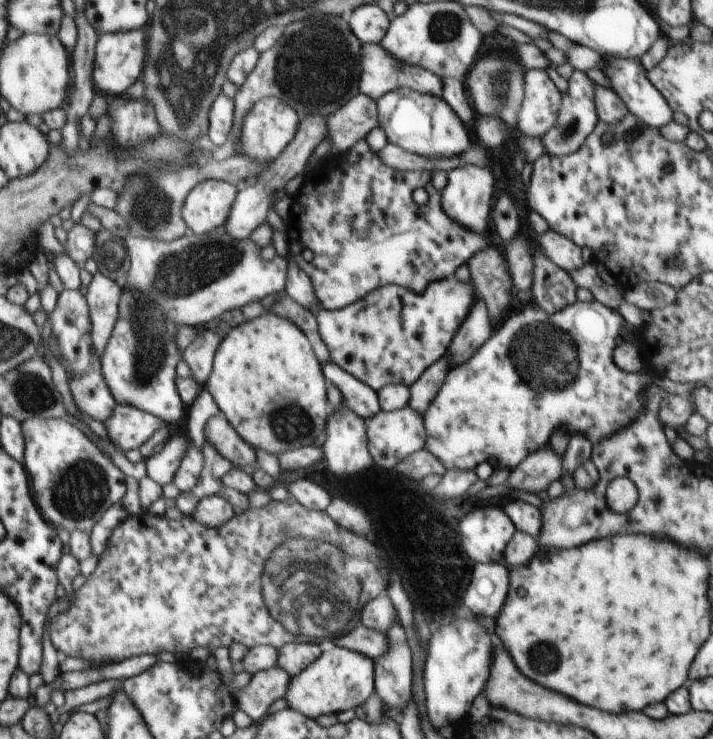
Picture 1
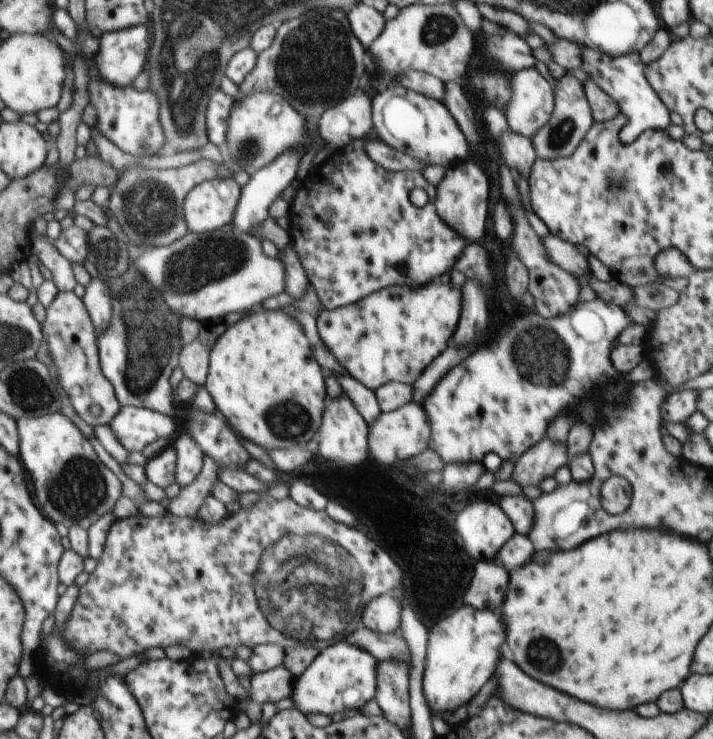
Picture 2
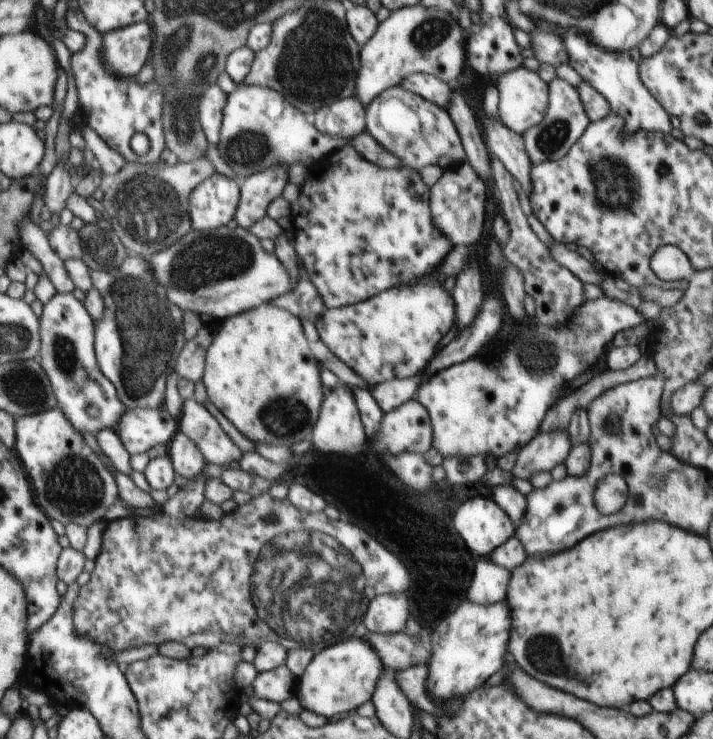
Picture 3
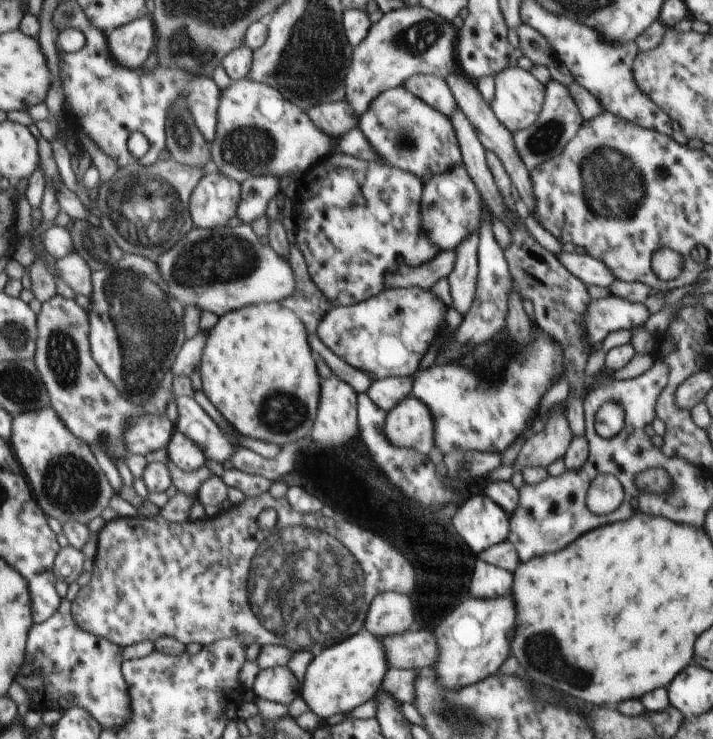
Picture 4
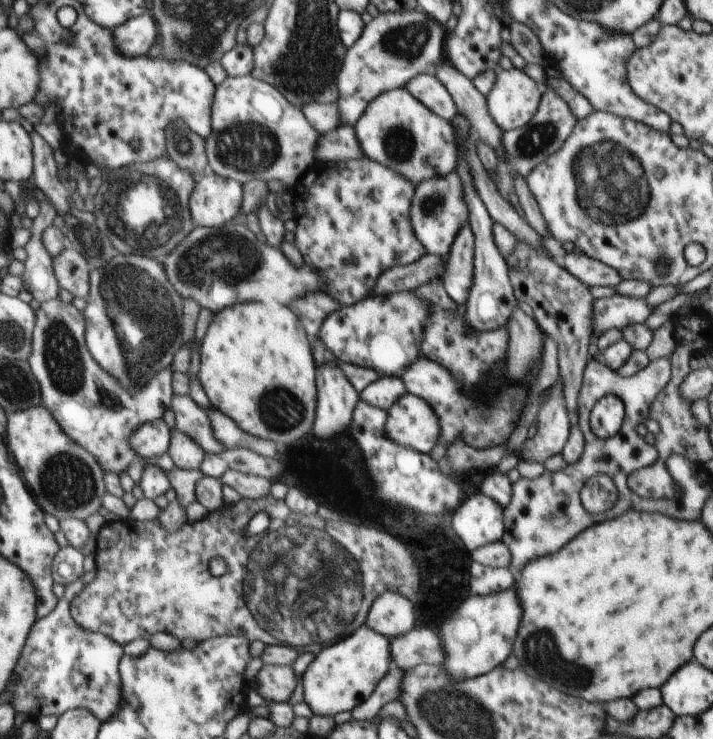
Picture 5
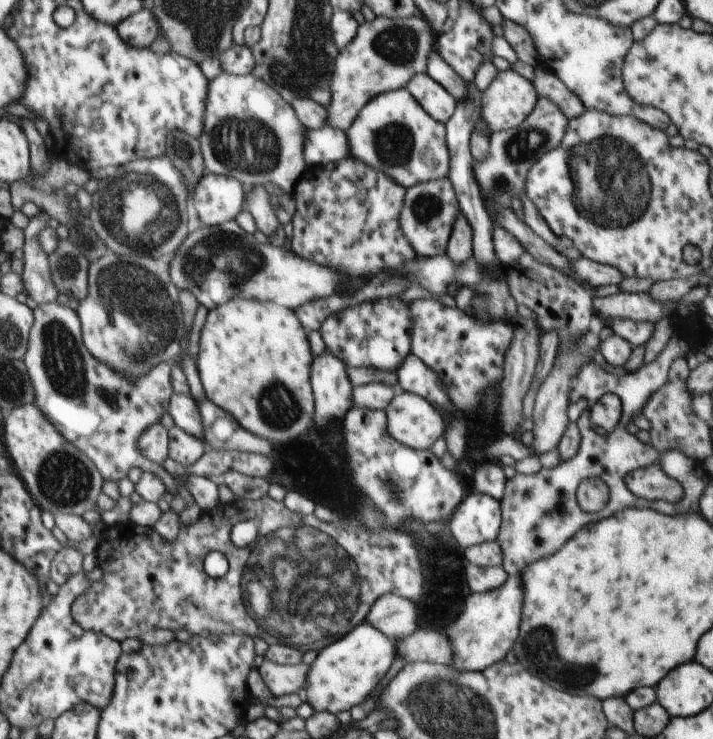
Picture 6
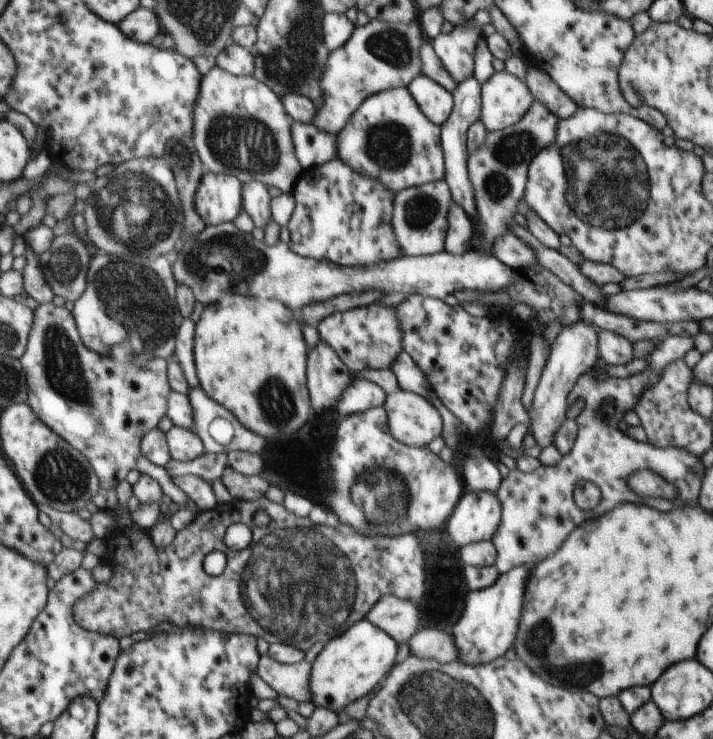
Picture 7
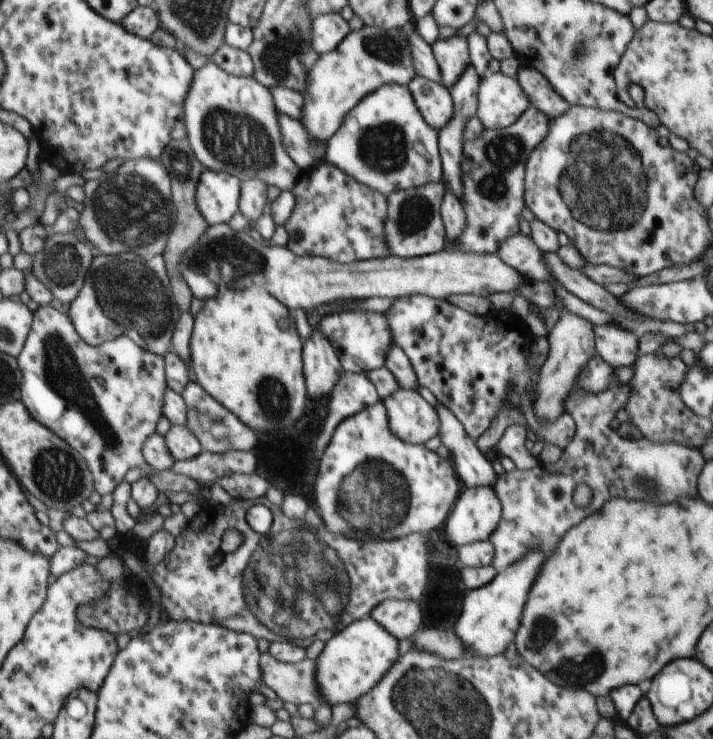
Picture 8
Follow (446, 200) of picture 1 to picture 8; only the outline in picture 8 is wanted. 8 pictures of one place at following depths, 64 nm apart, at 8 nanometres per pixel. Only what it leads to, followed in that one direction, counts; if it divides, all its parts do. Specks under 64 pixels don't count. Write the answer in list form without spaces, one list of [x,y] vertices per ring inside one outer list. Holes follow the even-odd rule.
[[[438,181],[387,195],[385,235],[390,254],[412,258],[437,253],[445,248],[445,226],[441,217],[444,190],[444,181]]]

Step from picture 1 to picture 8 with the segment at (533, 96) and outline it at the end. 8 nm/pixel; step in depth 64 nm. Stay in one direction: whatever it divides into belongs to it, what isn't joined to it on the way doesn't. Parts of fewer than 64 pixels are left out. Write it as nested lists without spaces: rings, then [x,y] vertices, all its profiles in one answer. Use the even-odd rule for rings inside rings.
[[[499,71],[497,73],[490,72],[480,79],[476,118],[484,125],[485,129],[503,129],[514,124],[531,105],[528,95],[517,78],[510,78]]]

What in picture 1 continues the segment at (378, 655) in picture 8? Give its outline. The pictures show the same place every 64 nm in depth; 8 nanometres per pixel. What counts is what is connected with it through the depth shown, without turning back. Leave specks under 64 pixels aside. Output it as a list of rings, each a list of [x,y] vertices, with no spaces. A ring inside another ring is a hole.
[[[332,648],[322,654],[300,674],[291,677],[286,694],[287,706],[301,712],[308,718],[316,719],[322,714],[338,714],[364,704],[375,692],[375,670],[371,658],[345,649]]]

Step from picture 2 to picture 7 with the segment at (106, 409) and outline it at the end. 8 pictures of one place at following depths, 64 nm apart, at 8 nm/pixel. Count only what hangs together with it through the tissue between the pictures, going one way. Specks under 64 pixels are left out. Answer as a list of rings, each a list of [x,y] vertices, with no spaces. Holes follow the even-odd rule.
[[[53,302],[39,305],[35,309],[35,326],[31,329],[30,339],[27,341],[26,352],[23,354],[21,360],[22,368],[24,369],[26,378],[27,378],[27,387],[28,387],[28,404],[32,407],[32,410],[35,411],[36,416],[47,424],[58,436],[61,436],[63,439],[67,439],[69,443],[76,450],[79,450],[83,455],[85,455],[88,460],[91,461],[91,466],[95,469],[95,473],[99,477],[99,482],[103,483],[105,491],[109,488],[116,488],[122,483],[122,480],[126,478],[126,474],[134,468],[139,469],[142,474],[147,473],[152,477],[158,479],[160,486],[162,487],[163,493],[166,496],[170,496],[171,500],[177,505],[182,504],[186,506],[189,496],[179,487],[176,486],[176,483],[173,481],[173,477],[170,476],[170,473],[165,469],[165,467],[159,467],[158,465],[152,464],[150,460],[143,454],[142,451],[142,440],[143,437],[158,426],[158,422],[162,420],[162,417],[167,414],[167,402],[169,394],[172,392],[171,386],[168,382],[167,377],[167,359],[156,357],[150,362],[145,363],[142,367],[138,364],[138,358],[145,357],[139,355],[132,346],[128,343],[122,343],[116,345],[108,350],[108,354],[100,355],[96,351],[93,351],[89,348],[82,339],[82,336],[79,334],[79,327],[75,321],[75,315],[72,314],[70,309],[67,309],[64,306],[56,306]]]

